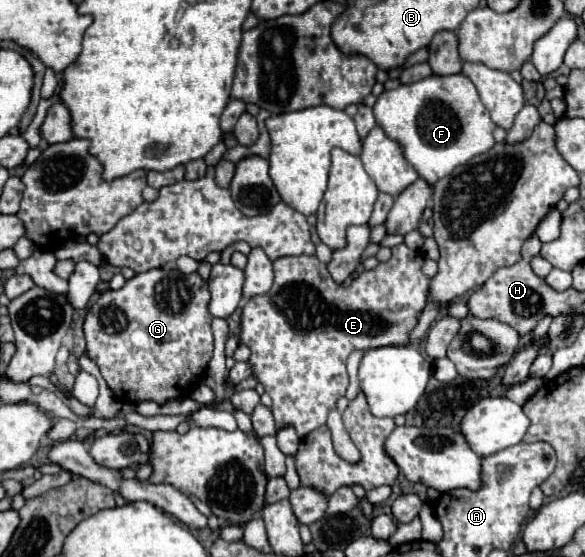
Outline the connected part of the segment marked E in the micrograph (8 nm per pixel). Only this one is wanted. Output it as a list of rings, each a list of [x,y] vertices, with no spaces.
[[[398,244],[392,248],[392,258],[384,264],[378,264],[374,270],[364,270],[362,274],[358,274],[348,286],[344,284],[336,284],[326,268],[326,264],[322,264],[316,256],[290,256],[290,258],[280,258],[274,260],[274,284],[270,288],[270,292],[262,294],[262,296],[252,296],[246,306],[242,308],[242,334],[240,340],[252,350],[250,356],[250,364],[254,366],[254,374],[258,376],[258,380],[264,384],[266,392],[272,398],[272,414],[276,420],[276,426],[280,428],[282,424],[290,424],[296,428],[298,436],[304,438],[308,432],[316,430],[318,426],[326,424],[326,416],[332,408],[336,408],[338,398],[342,398],[346,394],[348,388],[348,374],[346,374],[346,360],[352,352],[356,350],[370,350],[370,348],[378,348],[378,346],[406,346],[410,344],[410,332],[414,330],[414,326],[418,324],[418,318],[428,302],[428,292],[430,292],[430,278],[422,272],[424,266],[424,256],[416,250],[410,250],[406,244]]]

